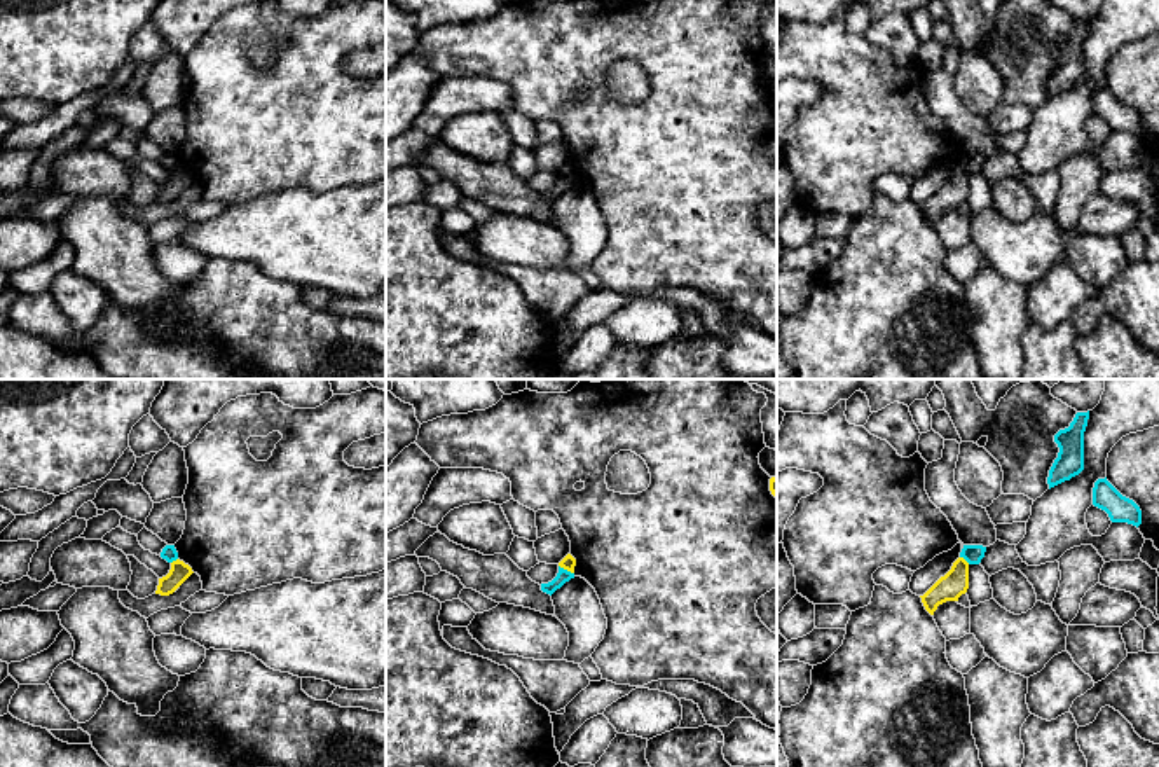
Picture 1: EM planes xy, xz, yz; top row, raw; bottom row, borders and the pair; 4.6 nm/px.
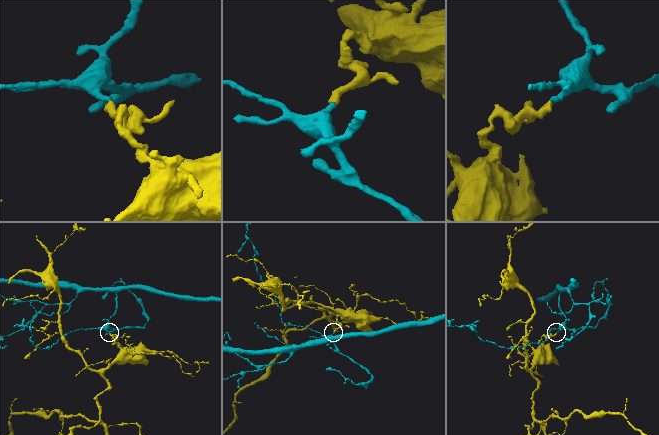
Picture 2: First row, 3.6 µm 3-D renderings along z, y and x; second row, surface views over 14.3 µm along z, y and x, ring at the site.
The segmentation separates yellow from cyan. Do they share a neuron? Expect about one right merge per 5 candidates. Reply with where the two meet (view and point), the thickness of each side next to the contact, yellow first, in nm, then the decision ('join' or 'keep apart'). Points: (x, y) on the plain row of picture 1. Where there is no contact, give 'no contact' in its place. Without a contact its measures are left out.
contact xz (566, 177); calibres 70 and 60 nm; keep apart

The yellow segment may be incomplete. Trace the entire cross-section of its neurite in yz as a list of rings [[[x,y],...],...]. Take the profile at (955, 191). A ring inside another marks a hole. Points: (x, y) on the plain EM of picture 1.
[[[958,166],[951,178],[941,185],[922,206],[925,218],[934,224],[939,213],[958,210],[969,197],[969,171]]]

